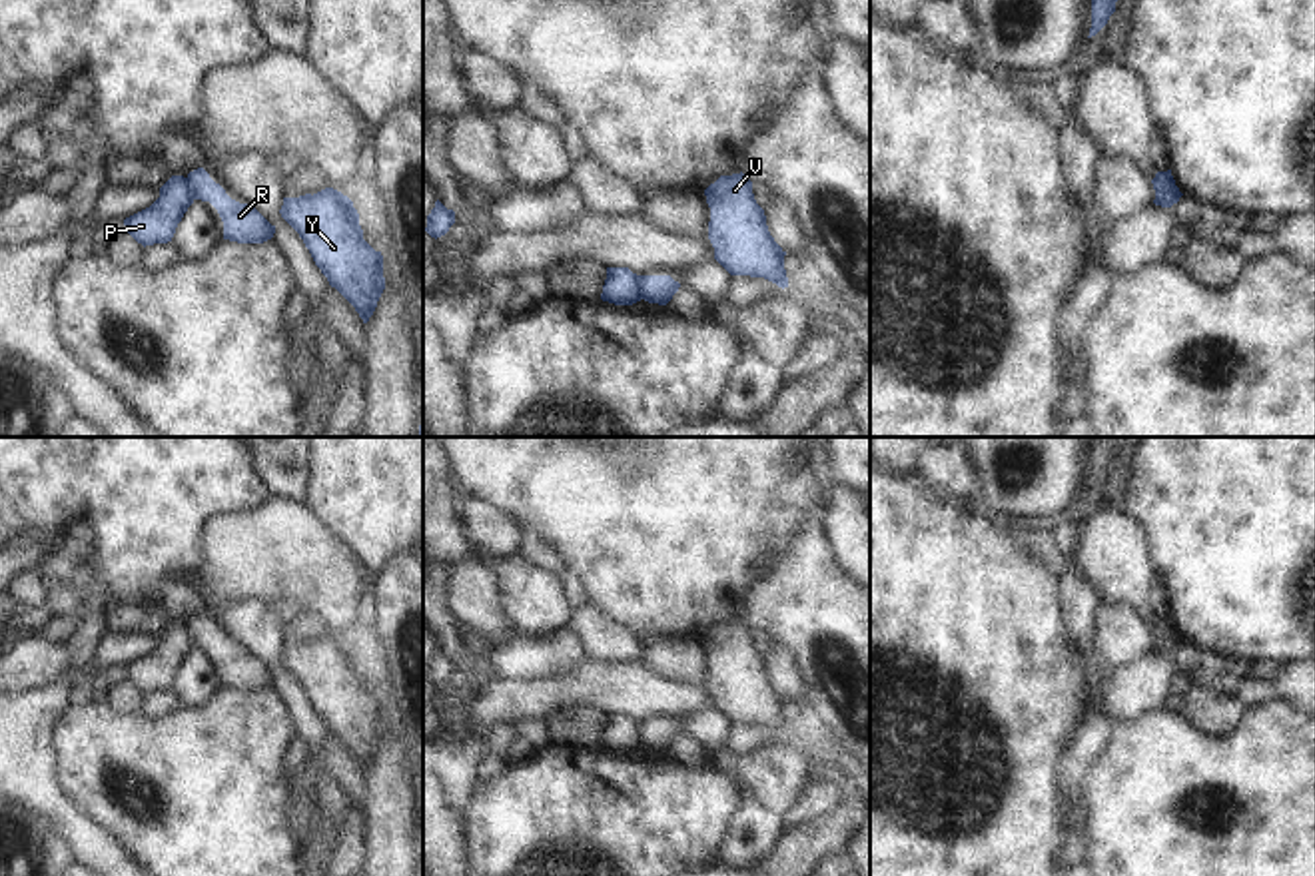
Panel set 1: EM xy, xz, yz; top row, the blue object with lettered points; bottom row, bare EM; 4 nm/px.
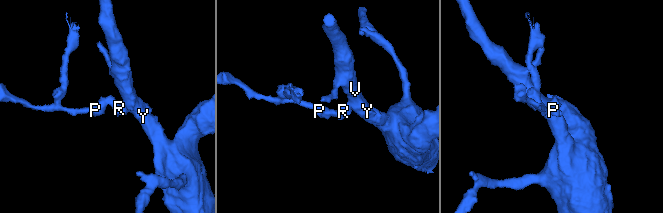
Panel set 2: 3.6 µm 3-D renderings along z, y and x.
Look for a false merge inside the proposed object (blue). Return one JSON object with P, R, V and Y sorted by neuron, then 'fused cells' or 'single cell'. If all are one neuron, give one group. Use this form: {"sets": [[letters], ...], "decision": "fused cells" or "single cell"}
{"sets": [["P"], ["R", "V", "Y"]], "decision": "fused cells"}

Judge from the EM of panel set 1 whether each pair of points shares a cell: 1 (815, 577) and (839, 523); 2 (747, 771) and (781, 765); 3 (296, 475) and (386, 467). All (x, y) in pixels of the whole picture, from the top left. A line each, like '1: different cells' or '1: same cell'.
1: different cells
2: same cell
3: different cells

